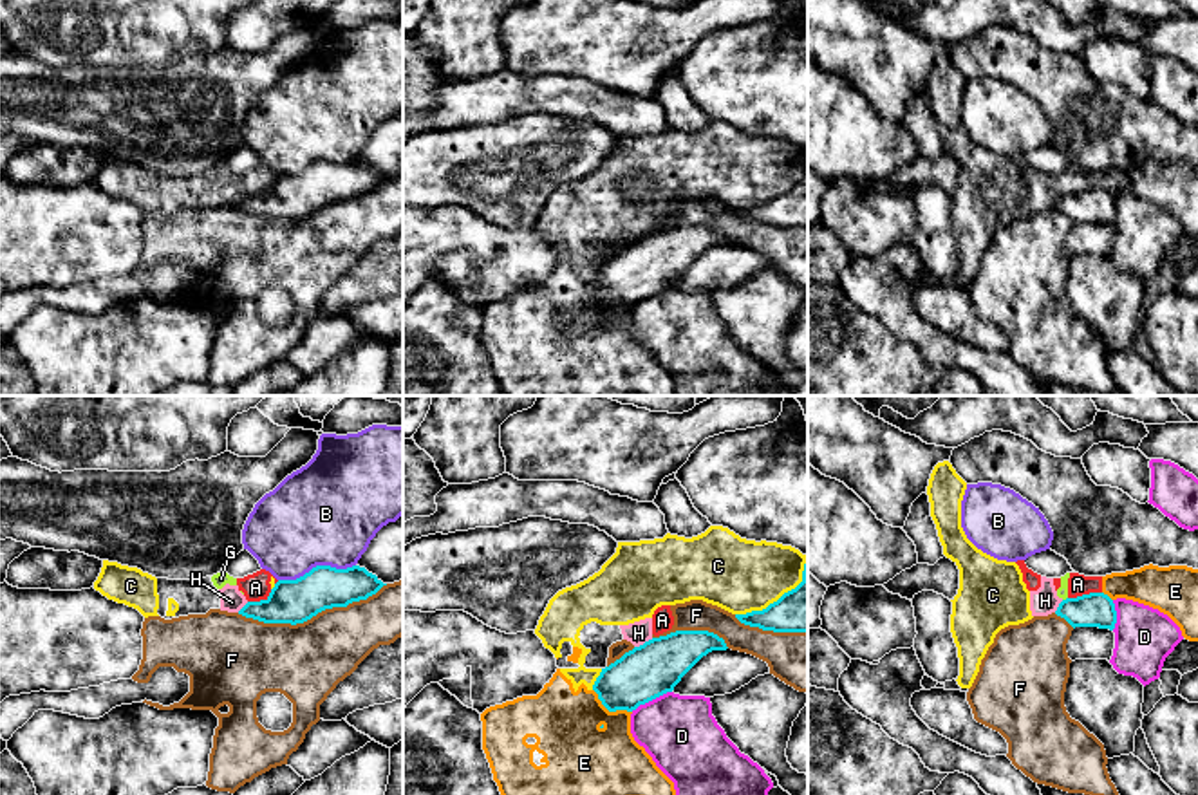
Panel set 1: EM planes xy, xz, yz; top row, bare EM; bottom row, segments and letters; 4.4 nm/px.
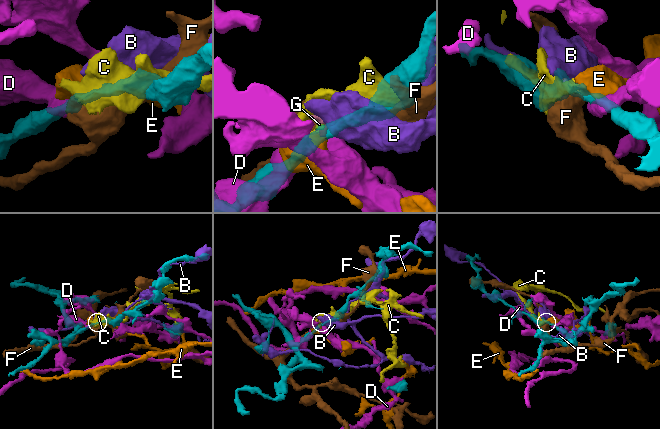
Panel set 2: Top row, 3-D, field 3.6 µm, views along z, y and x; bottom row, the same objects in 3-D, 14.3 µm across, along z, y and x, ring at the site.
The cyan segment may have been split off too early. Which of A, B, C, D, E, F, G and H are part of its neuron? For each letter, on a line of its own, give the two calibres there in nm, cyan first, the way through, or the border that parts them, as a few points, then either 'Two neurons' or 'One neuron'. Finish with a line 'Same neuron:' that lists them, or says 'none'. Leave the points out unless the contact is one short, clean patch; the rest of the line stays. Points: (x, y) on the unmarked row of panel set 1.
A: Thickness 160 nm (cyan) against 100 nm. Boundary: yz (1101, 187), (1068, 194). Two neurons
B: Thickness 190 nm (cyan) against 460 nm. Two neurons
C: Thickness 200 nm (cyan) against 320 nm. Two neurons
D: Thickness 240 nm (cyan) against 340 nm. Two neurons
E: Thickness 240 nm (cyan) against 360 nm. Two neurons
F: Thickness 190 nm (cyan) against 340 nm. Two neurons
G: Thickness 160 nm (cyan) against 50 nm. Boundary: yz (1066, 192), (1063, 196). Two neurons
H: Thickness 240 nm (cyan) against 100 nm. Boundary: xz (653, 233), (635, 243). Two neurons
Same neuron: none

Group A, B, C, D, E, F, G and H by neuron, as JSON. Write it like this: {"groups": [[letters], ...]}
{"groups": [["A", "C", "E", "G", "H"], ["B"], ["D"], ["F"]]}

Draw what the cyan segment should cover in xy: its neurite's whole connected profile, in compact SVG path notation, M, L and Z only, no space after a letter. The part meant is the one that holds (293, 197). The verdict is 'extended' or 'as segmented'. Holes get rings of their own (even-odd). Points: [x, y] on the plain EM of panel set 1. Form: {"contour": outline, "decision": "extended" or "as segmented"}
{"contour": "M316 161L296 175L278 175L266 195L248 197L239 210L264 219L296 220L325 204L367 195L383 181L387 179L360 161Z", "decision": "as segmented"}

